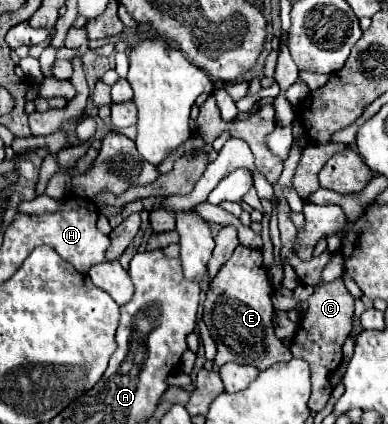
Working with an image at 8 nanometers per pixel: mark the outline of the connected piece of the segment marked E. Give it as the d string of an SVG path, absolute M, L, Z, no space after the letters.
M237 246L233 256L221 266L217 276L209 284L209 292L203 304L203 322L207 324L213 340L217 342L215 364L223 366L225 362L255 364L265 370L277 362L291 360L289 348L273 332L273 314L271 304L273 284L269 280L267 268L259 250L249 250L247 246Z

